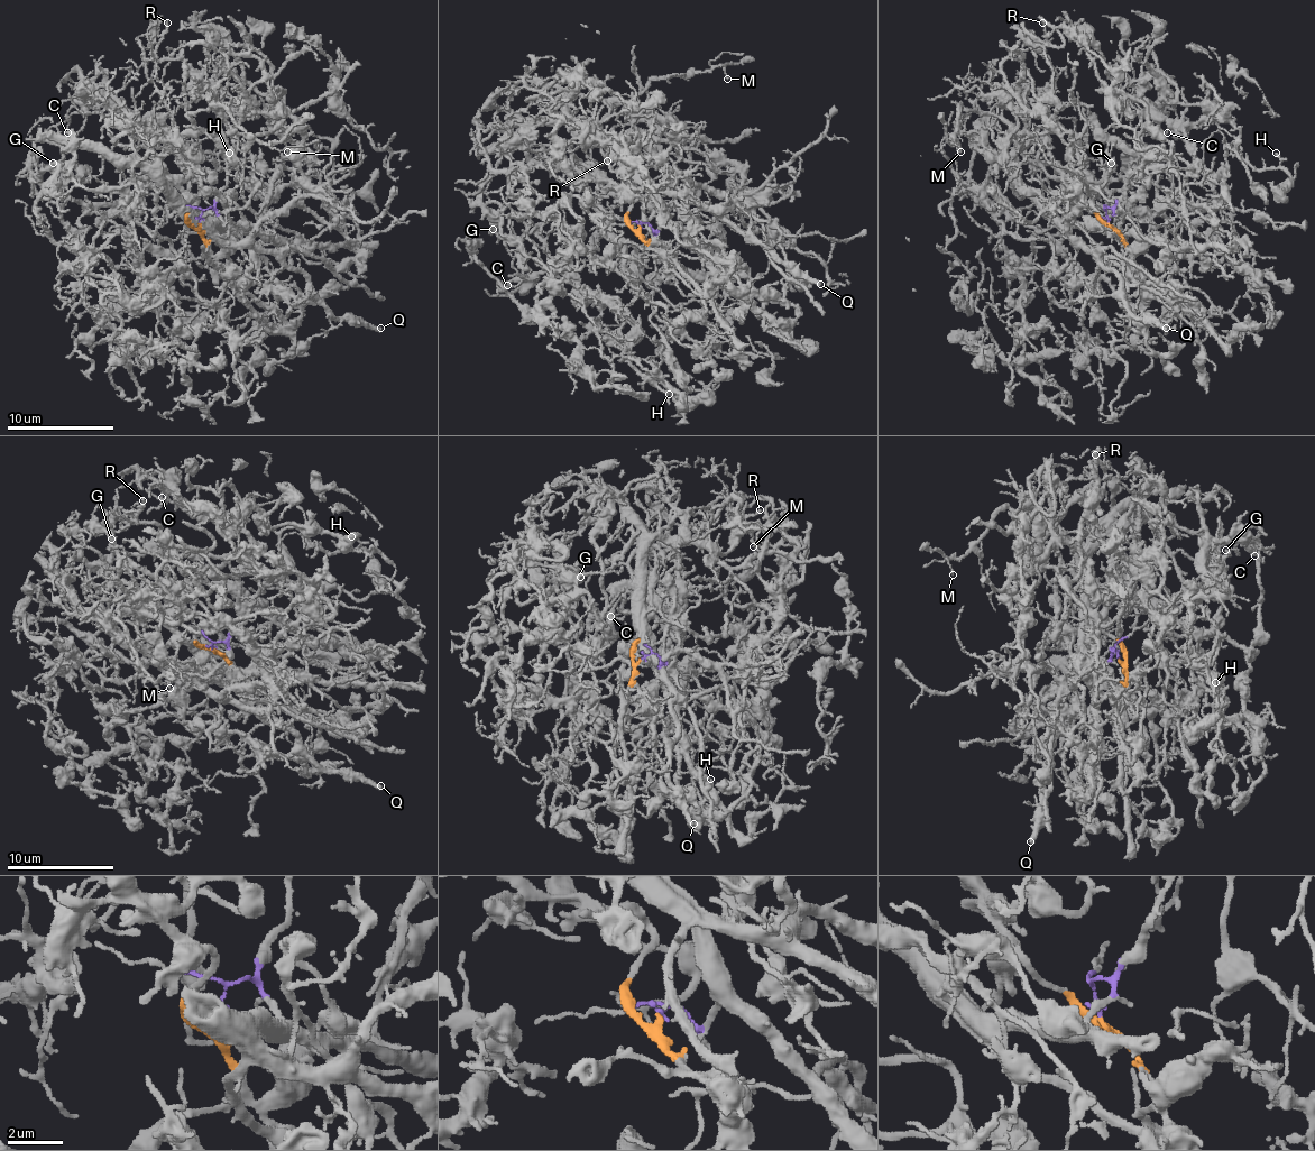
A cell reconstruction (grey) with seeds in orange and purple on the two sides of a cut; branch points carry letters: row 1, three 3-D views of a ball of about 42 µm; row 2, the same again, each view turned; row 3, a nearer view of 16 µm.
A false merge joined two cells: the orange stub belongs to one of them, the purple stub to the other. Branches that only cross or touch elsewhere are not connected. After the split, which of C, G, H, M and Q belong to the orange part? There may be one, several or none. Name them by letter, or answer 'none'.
C, G, H

